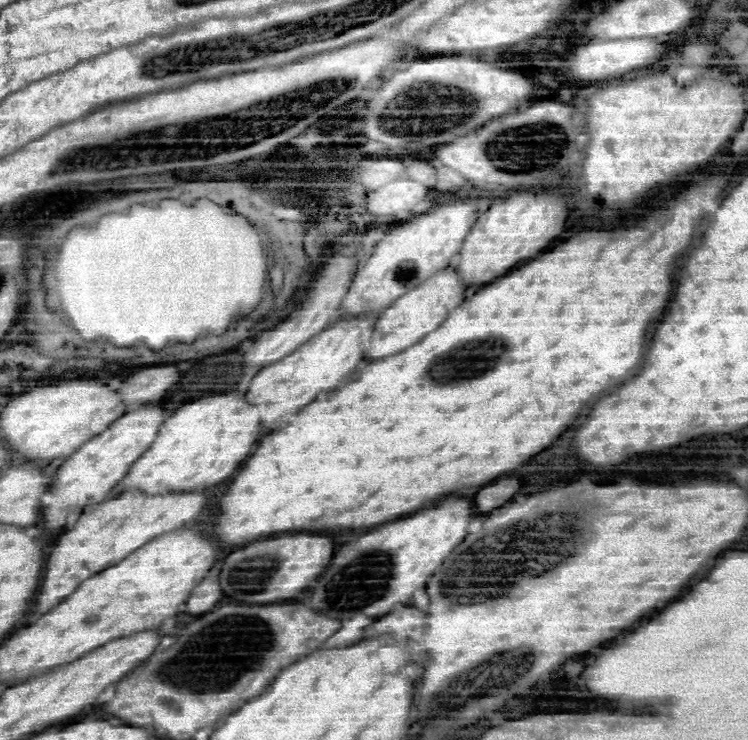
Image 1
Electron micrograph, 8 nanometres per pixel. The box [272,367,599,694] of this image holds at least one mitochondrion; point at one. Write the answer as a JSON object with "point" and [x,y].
{"point":[484,573]}

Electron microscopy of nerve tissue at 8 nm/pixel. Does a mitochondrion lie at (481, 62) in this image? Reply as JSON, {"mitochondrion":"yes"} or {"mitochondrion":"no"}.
{"mitochondrion":"no"}

